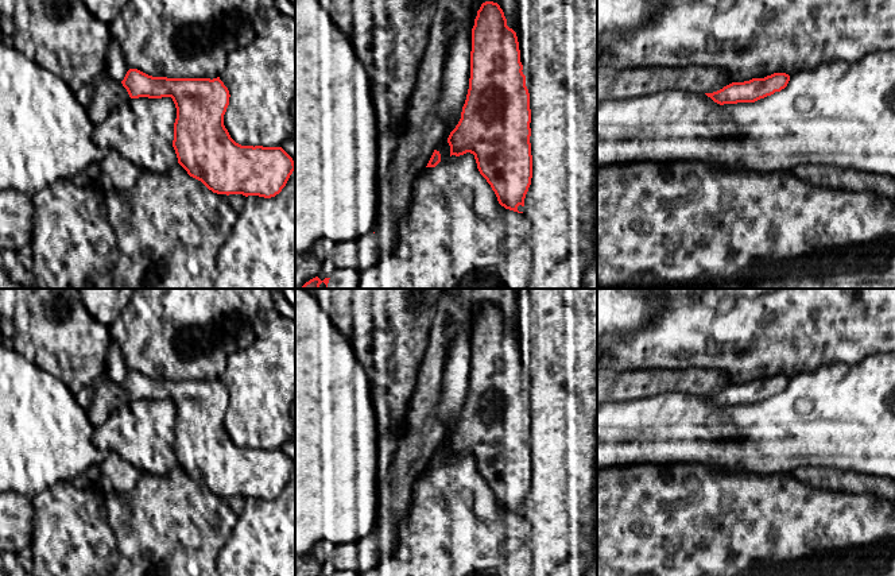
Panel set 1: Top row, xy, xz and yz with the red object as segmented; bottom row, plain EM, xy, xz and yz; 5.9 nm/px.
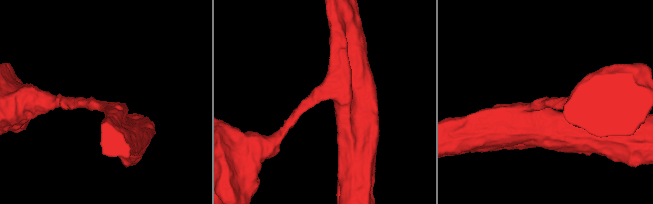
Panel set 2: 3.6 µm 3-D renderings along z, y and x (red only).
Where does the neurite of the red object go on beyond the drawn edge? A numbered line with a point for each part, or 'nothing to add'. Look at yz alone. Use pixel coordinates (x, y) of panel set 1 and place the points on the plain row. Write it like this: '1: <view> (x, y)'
nothing to add

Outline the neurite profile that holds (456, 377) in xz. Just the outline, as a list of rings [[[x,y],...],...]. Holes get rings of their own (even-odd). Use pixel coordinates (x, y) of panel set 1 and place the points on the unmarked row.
[[[462,328],[453,339],[449,349],[449,357],[443,368],[442,386],[437,406],[438,421],[442,422],[449,429],[449,434],[445,436],[443,441],[435,449],[435,452],[441,456],[442,465],[450,464],[450,448],[448,445],[448,440],[458,426],[461,421],[462,409],[466,402],[470,380],[470,353],[472,353],[472,330],[468,328]]]

